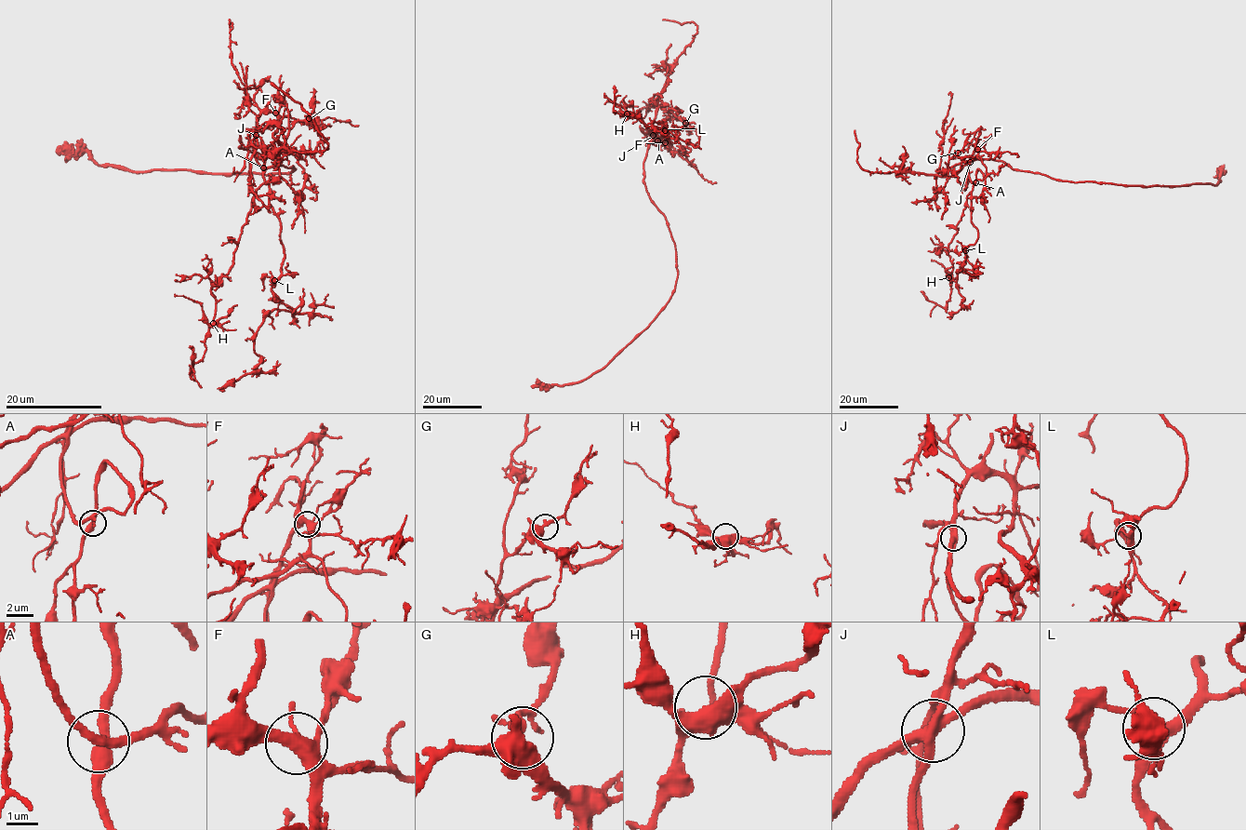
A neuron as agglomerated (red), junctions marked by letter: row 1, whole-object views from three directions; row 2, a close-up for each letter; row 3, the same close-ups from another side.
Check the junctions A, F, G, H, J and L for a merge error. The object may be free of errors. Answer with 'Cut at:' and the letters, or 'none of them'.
Cut at: J

